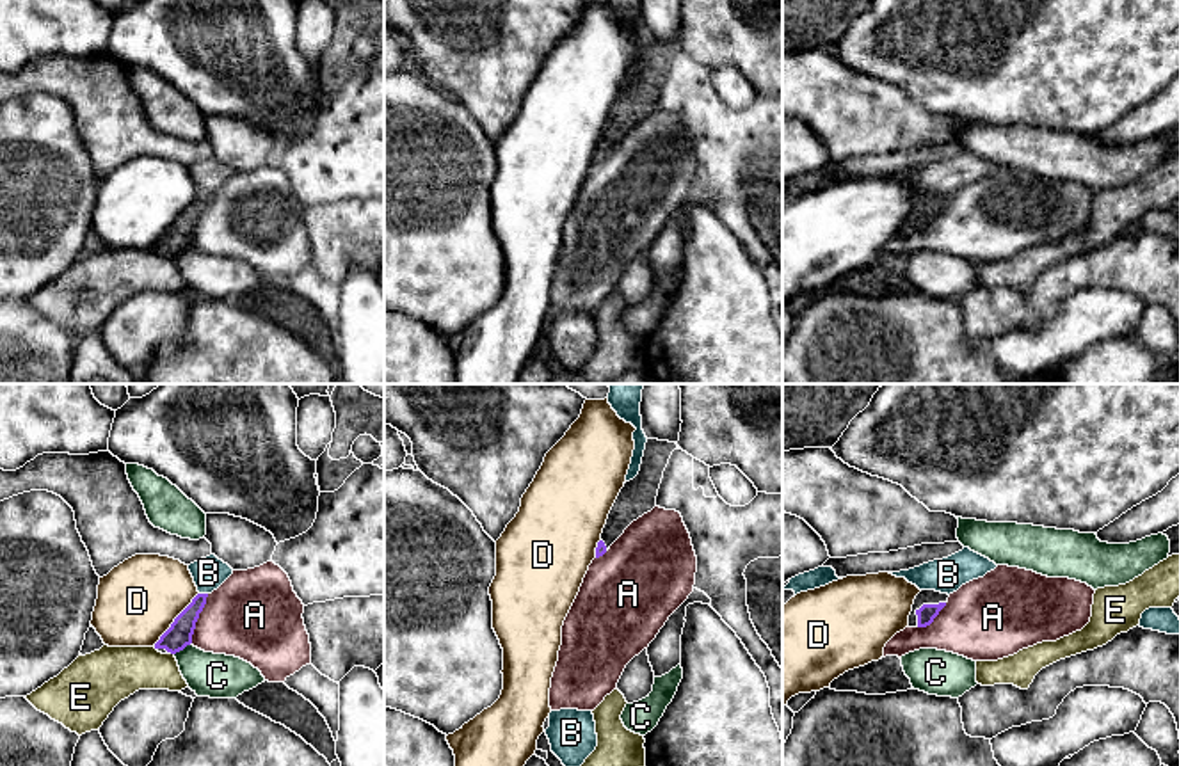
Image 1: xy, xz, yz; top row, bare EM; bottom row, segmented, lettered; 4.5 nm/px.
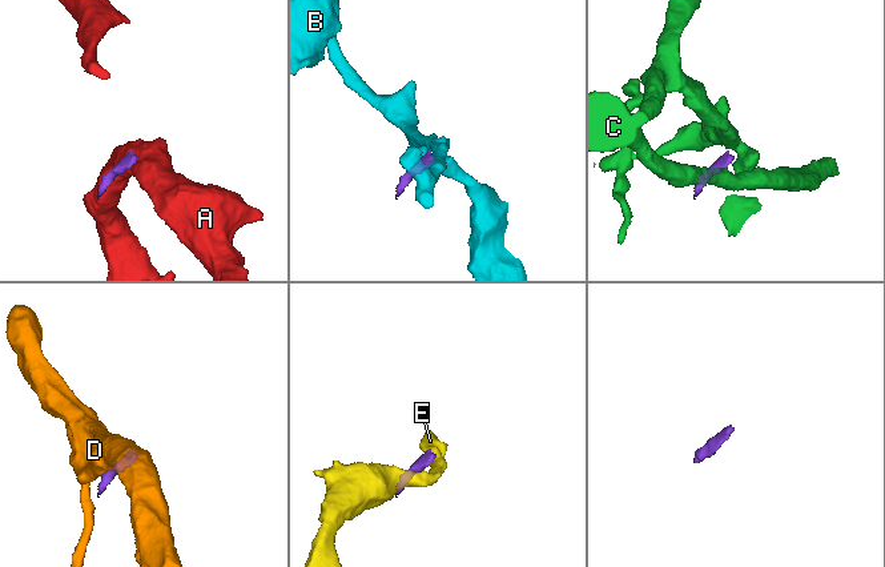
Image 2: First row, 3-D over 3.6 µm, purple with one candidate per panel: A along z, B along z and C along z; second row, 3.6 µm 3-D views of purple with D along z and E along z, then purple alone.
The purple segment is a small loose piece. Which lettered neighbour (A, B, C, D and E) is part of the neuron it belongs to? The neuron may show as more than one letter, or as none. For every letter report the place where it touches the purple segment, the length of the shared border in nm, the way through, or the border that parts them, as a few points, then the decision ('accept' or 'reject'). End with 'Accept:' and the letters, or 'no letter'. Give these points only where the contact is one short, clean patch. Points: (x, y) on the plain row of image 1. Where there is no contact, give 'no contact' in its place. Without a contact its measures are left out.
A: contact xy (198, 219); length 240 nm; reject
B: contact xy (203, 196); length 40 nm; border xy (200, 194), (207, 196); reject
C: contact xy (182, 251); length 90 nm; border xy (189, 246), (175, 256); reject
D: contact xy (175, 221); length 320 nm; reject
E: no contact; reject
Accept: no letter

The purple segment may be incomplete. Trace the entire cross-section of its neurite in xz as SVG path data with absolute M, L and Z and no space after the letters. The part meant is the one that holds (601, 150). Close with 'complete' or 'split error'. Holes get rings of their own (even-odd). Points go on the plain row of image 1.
M647 41L638 76L624 85L608 116L596 160L603 158L633 123L656 108L663 73L674 52L676 44Z; split error

